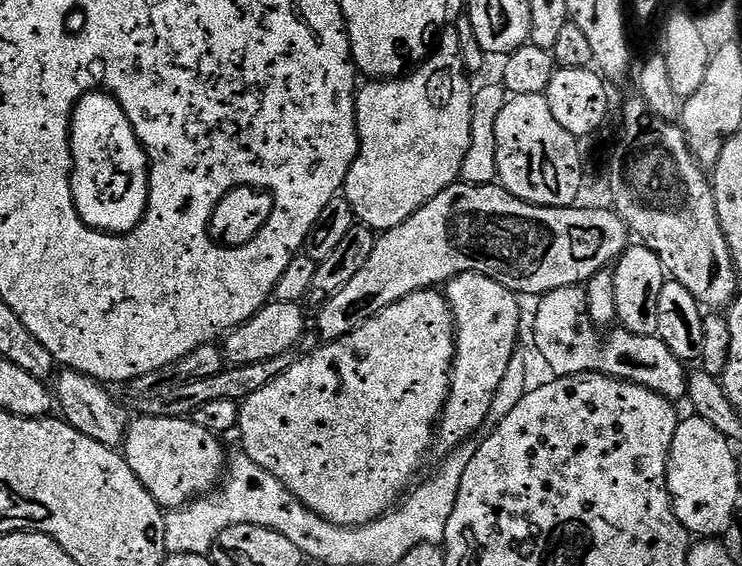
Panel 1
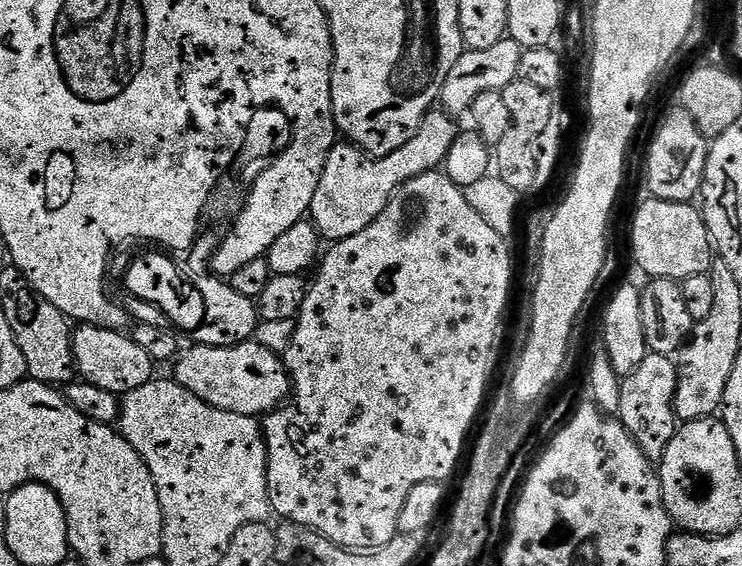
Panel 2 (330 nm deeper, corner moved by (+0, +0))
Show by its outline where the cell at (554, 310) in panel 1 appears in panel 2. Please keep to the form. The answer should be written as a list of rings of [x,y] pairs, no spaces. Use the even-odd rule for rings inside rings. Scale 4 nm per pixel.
[[[649,354],[634,374],[620,382],[620,410],[618,419],[632,435],[634,442],[646,454],[646,458],[658,462],[666,454],[666,446],[674,438],[678,427],[674,410],[674,394],[678,386],[677,361],[671,355]]]

